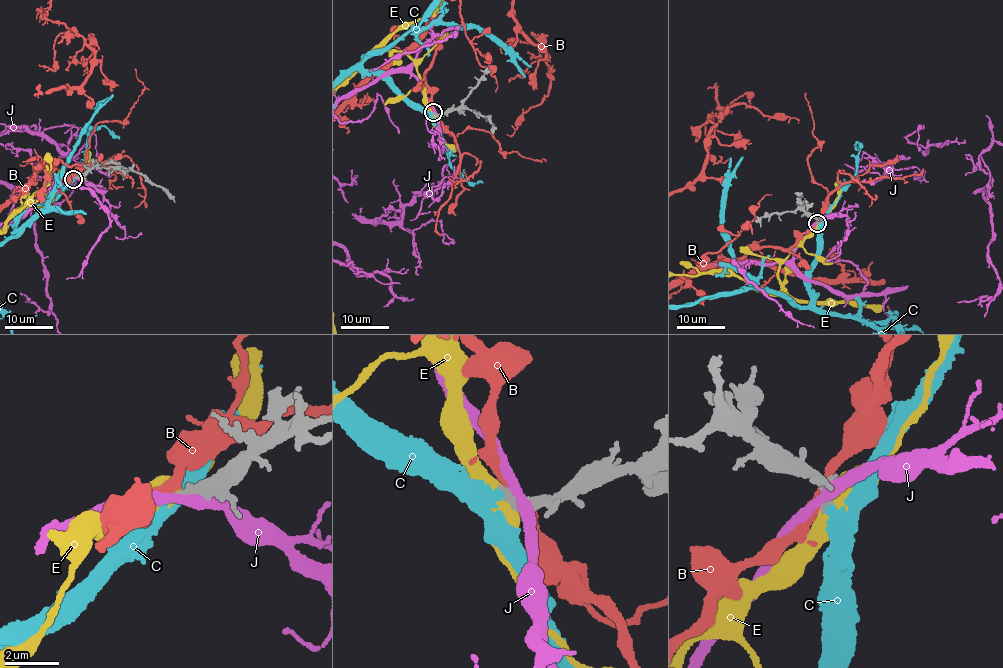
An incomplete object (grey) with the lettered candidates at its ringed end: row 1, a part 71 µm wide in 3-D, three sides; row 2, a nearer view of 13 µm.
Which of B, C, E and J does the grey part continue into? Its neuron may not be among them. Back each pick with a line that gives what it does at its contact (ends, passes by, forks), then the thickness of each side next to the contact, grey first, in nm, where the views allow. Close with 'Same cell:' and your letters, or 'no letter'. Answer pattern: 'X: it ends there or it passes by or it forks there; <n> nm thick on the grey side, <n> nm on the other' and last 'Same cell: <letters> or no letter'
C: it passes by; 320 nm thick on the grey side, 200 nm on the other
Same cell: C

